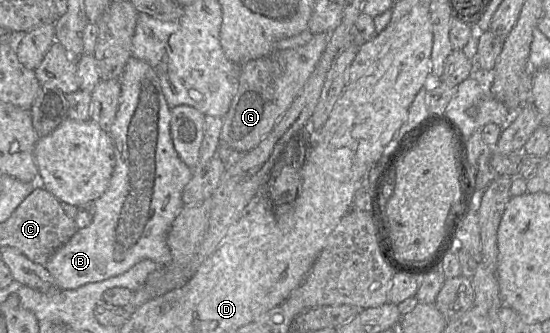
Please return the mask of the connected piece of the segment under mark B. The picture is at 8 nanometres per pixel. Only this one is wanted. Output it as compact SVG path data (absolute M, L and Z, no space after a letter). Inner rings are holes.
M131 56L119 81L121 93L118 110L109 131L115 153L115 166L109 187L94 201L95 211L90 225L78 229L44 265L54 278L56 287L61 290L77 289L88 283L122 275L142 260L149 259L158 265L169 265L172 261L167 234L184 207L182 194L193 170L181 160L174 148L170 133L171 108L154 69L148 63Z

